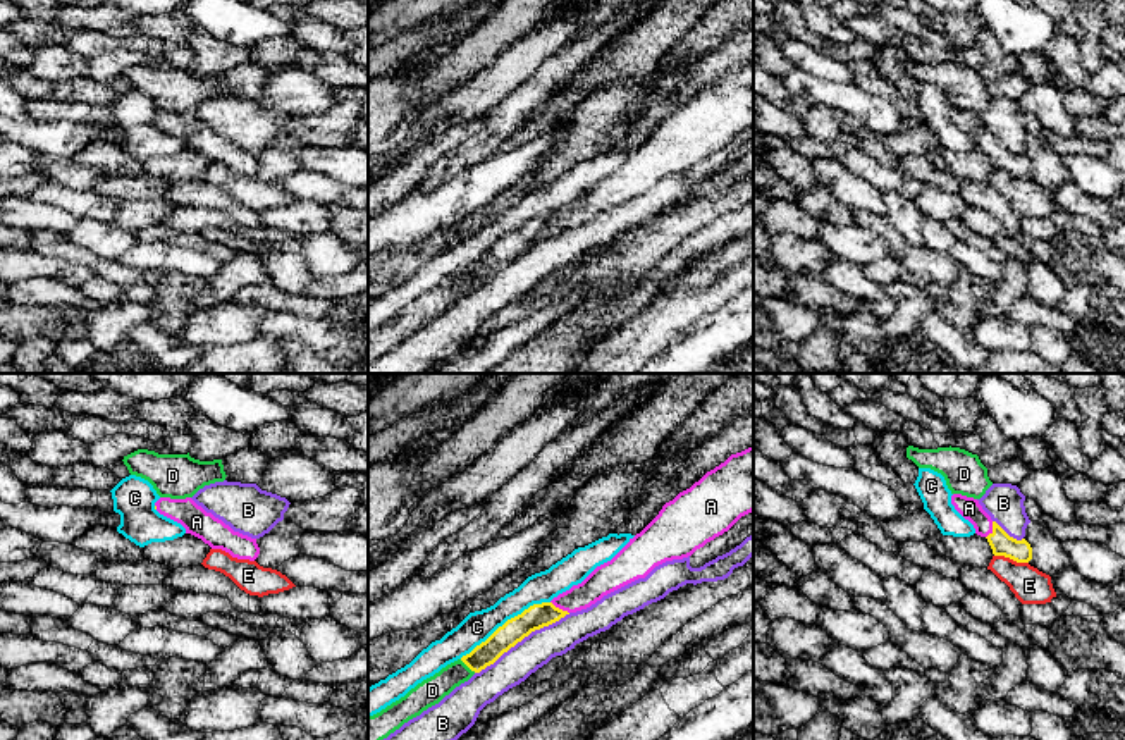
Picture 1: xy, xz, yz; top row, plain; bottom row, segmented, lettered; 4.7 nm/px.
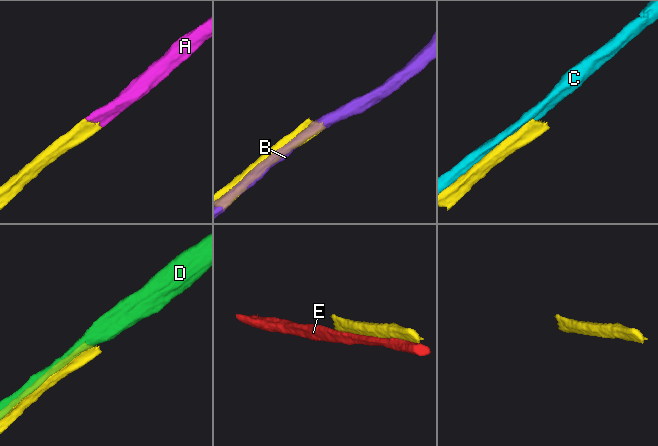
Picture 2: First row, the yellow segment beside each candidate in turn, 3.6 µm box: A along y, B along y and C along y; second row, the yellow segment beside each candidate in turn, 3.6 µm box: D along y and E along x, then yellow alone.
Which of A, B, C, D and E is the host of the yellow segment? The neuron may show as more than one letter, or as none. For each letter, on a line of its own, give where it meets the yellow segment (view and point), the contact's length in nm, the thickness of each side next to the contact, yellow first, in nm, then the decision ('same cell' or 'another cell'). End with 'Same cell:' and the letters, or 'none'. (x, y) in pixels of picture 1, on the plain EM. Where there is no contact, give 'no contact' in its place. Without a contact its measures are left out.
A: contact xz (558, 222); length 110 nm; calibres 120 and 140 nm; same cell
B: contact xz (522, 253); length 550 nm; calibres 120 and 160 nm; another cell
C: contact xz (506, 236); length 500 nm; calibres 120 and 150 nm; another cell
D: contact xz (468, 281); length 100 nm; calibres 110 and 120 nm; another cell
E: contact yz (1012, 172); length 170 nm; calibres 110 and 160 nm; another cell
Same cell: A

